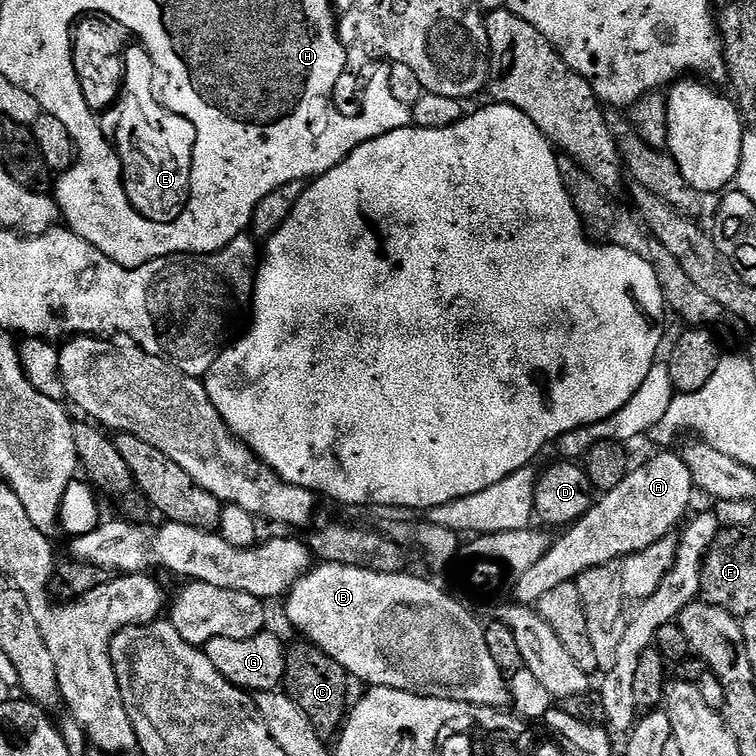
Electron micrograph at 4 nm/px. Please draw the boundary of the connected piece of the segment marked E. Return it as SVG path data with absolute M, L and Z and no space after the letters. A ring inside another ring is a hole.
M136 40L127 45L124 54L124 87L120 89L120 99L103 113L102 123L104 133L111 139L113 148L116 149L120 164L124 168L124 189L128 195L128 201L150 222L170 224L181 212L186 210L188 202L192 200L192 166L194 160L190 156L190 146L194 140L194 134L198 134L198 126L188 122L188 116L178 116L178 111L170 104L164 102L162 92L162 69L148 43Z

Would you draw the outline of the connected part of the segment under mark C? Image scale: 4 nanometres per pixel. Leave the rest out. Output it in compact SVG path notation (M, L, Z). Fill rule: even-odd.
M304 643L296 644L293 648L291 645L287 649L287 691L292 699L298 702L298 706L302 706L302 710L306 710L310 722L315 724L317 729L323 730L325 733L332 731L335 733L343 725L350 711L350 700L348 704L350 677L348 671L342 666L338 666L338 662L334 662L334 658L330 658L315 644Z

